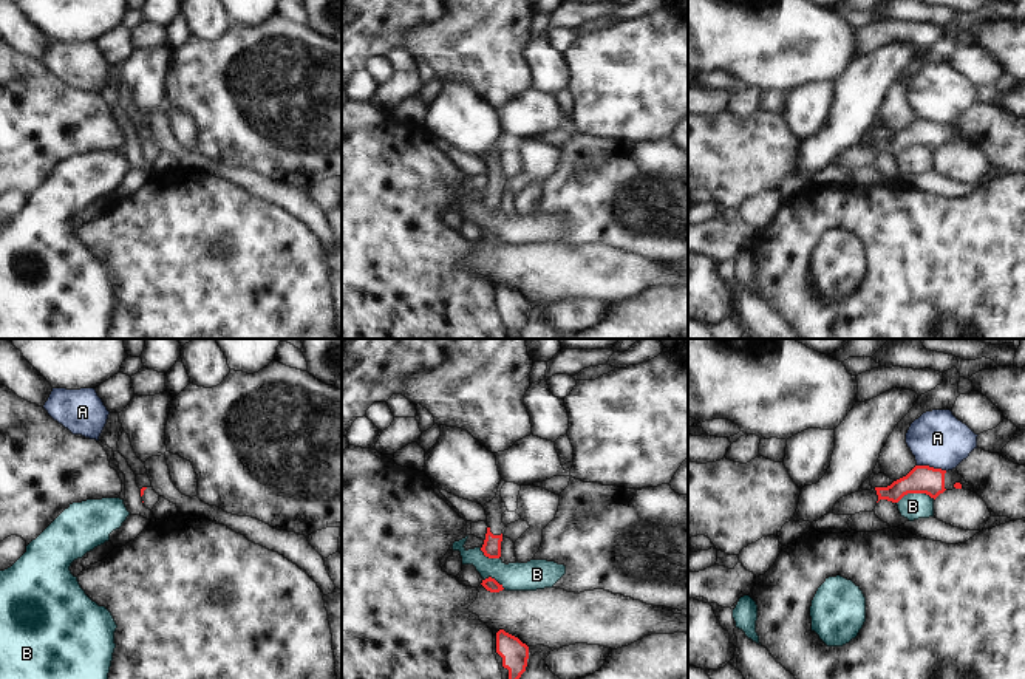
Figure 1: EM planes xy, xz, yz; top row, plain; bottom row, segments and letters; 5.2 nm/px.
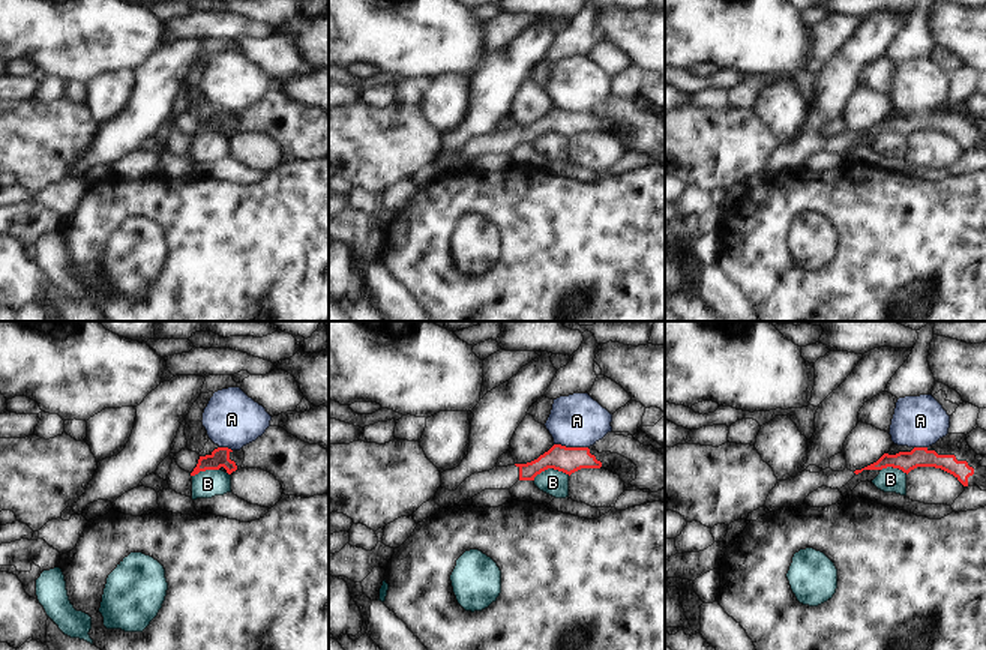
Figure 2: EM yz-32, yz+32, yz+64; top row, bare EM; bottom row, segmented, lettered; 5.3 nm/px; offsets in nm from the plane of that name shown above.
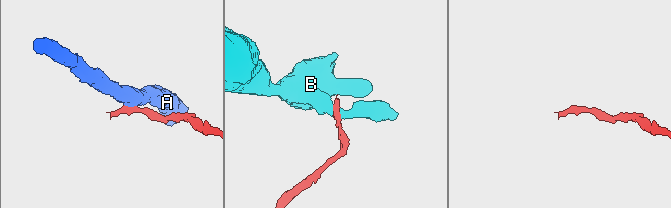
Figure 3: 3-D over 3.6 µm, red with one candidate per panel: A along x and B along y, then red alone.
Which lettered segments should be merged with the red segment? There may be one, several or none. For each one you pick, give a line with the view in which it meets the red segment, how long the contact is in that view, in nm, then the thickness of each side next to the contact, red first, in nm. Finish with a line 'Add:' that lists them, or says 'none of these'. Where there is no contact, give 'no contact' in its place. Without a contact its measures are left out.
Add: none of these

